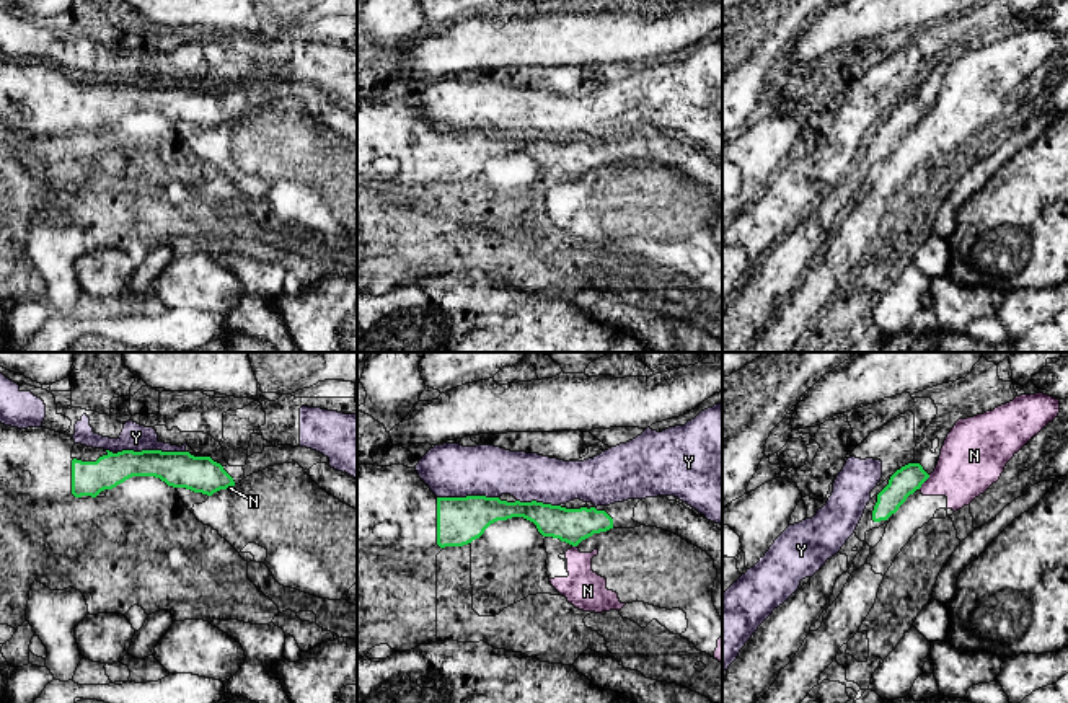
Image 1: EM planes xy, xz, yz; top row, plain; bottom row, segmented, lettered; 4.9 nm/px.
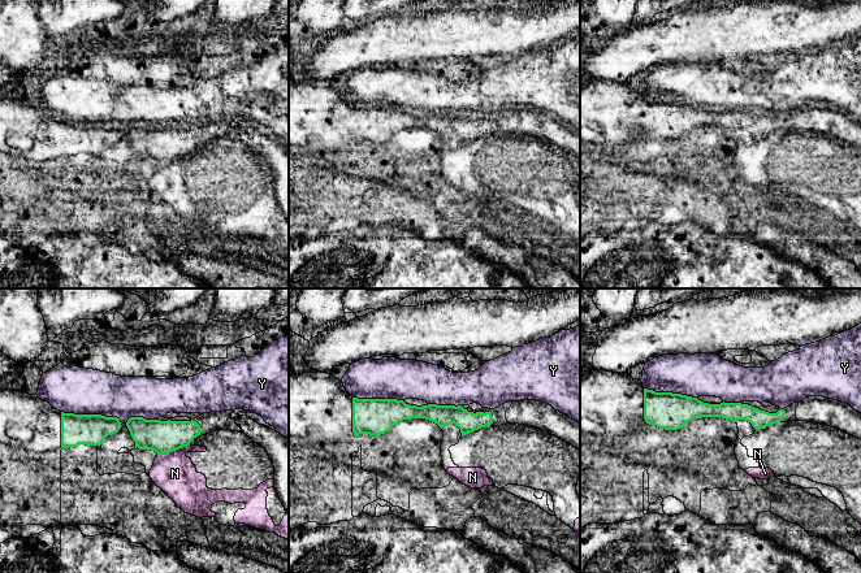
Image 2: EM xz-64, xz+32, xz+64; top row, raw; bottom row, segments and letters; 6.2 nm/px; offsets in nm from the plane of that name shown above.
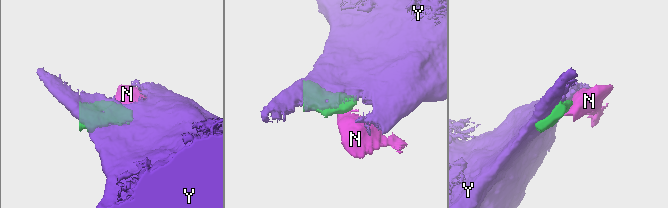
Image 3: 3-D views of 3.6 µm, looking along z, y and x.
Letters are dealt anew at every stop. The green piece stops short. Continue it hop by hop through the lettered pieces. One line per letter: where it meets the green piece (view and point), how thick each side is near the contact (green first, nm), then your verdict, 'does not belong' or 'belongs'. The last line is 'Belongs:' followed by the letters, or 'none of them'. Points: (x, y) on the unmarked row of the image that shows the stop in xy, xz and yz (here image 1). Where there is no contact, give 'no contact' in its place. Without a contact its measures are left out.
N: meets green in yz at (925, 114); 140 nm thick on the green side, 320 nm on the other; does not belong
Y: meets green in xy at (150, 85); 180 nm thick on the green side, 130 nm on the other; does not belong
Belongs: none of them

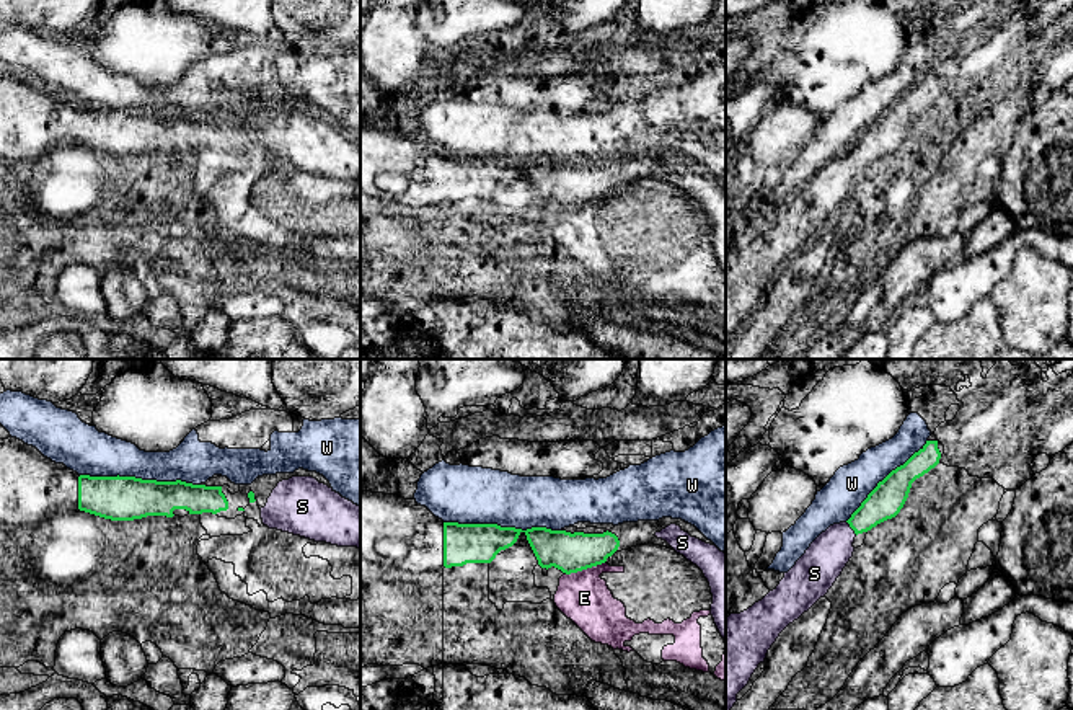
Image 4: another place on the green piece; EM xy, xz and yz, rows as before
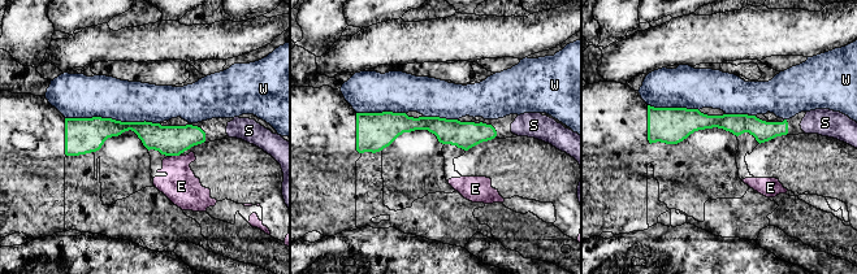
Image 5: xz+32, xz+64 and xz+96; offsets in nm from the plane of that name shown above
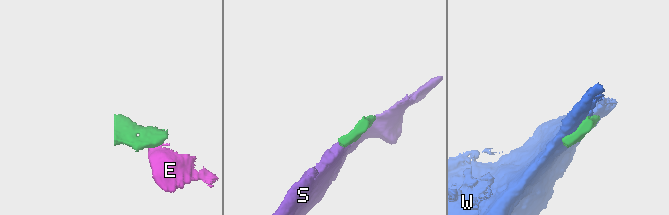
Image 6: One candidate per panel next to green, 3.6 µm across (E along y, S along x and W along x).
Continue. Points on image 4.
E: meets green in xz at (584, 203); 190 nm thick on the green side, 260 nm on the other; does not belong
S: meets green in yz at (850, 160); 170 nm thick on the green side, 200 nm on the other; belongs
W: meets green in xy at (141, 113); 220 nm thick on the green side, 220 nm on the other; does not belong
Belongs: S

